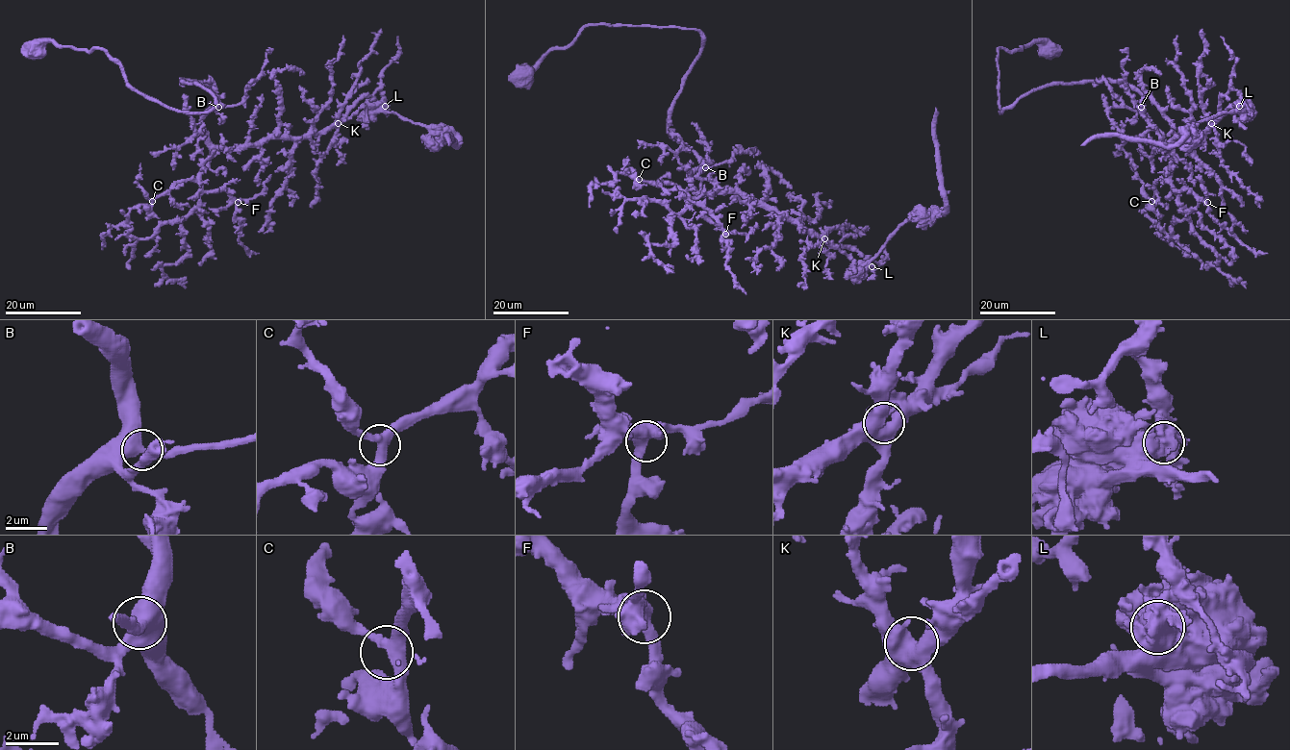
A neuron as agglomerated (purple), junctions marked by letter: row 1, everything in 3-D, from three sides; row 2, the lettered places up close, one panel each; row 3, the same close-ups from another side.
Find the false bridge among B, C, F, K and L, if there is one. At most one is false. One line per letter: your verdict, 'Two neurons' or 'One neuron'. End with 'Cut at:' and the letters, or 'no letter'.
B: One neuron
C: One neuron
F: One neuron
K: One neuron
L: Two neurons
Cut at: L

